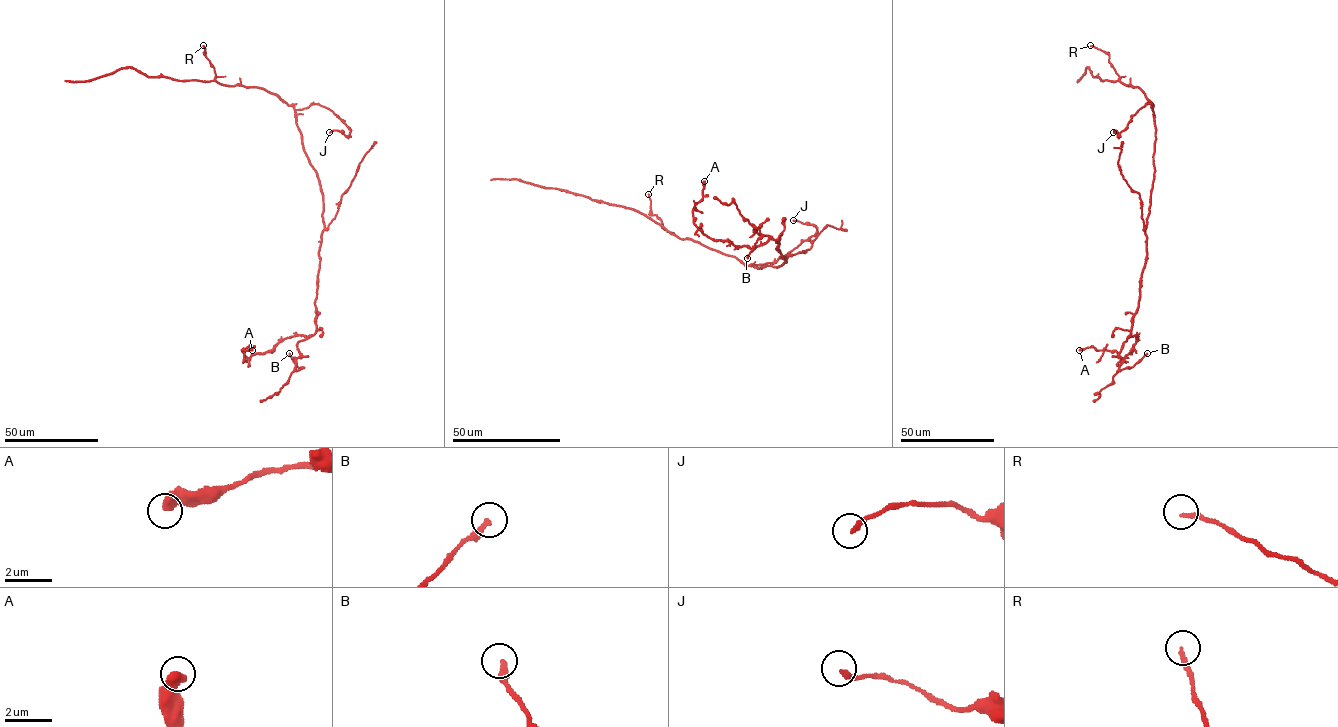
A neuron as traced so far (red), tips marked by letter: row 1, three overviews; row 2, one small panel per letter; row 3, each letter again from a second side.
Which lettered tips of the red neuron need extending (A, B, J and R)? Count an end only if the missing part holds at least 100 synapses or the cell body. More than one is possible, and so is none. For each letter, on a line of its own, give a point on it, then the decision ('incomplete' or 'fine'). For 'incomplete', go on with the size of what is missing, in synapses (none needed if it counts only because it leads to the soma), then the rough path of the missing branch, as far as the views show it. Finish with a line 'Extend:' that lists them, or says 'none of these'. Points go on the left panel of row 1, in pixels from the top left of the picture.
A: at (252, 350); fine
B: at (289, 353); fine
J: at (329, 132); fine
R: at (203, 45); fine
Extend: none of these

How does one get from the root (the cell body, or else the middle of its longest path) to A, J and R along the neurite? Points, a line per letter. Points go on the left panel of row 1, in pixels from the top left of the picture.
A: (308, 158), (323, 201), (316, 331), (285, 338), (270, 350), (249, 357), (242, 350), (252, 350)
J: (308, 158), (295, 111), (319, 104), (332, 111), (350, 130), (347, 136), (338, 130), (329, 132)
R: (308, 158), (294, 108), (259, 87), (219, 84), (203, 45)

